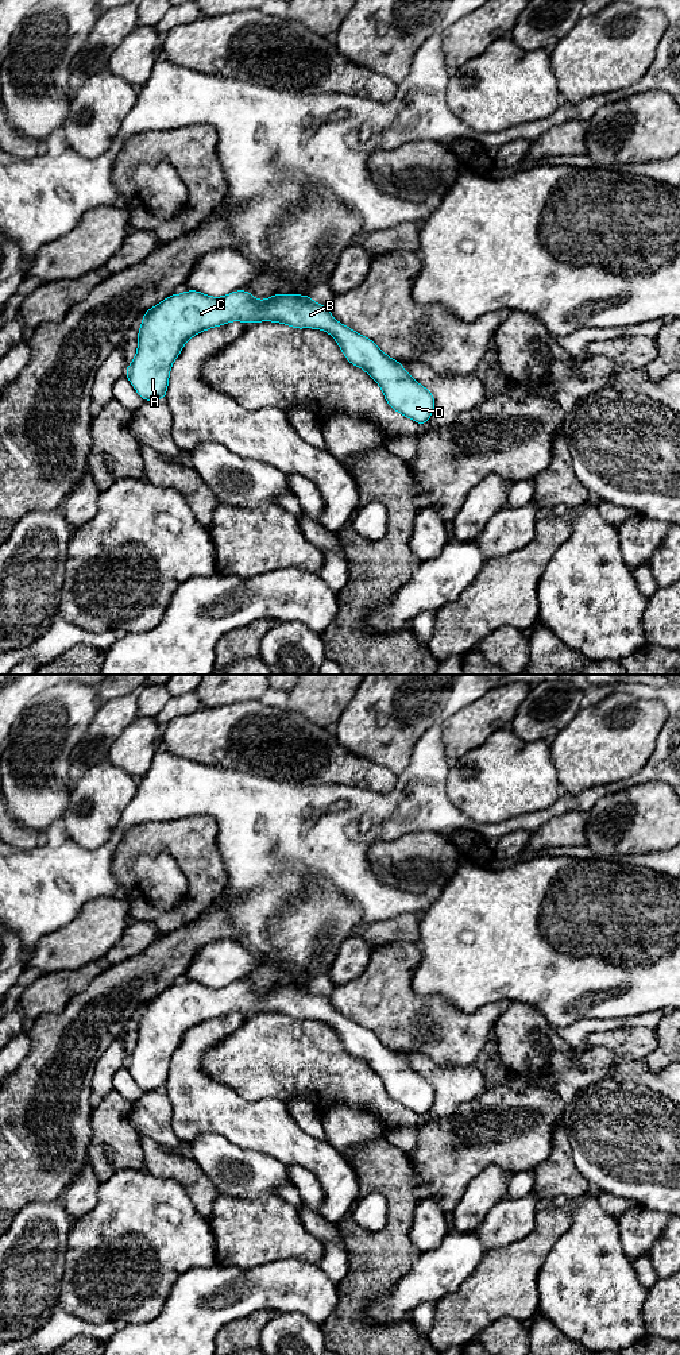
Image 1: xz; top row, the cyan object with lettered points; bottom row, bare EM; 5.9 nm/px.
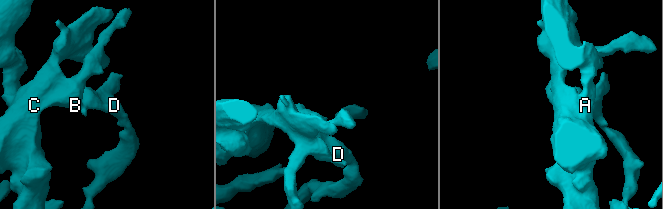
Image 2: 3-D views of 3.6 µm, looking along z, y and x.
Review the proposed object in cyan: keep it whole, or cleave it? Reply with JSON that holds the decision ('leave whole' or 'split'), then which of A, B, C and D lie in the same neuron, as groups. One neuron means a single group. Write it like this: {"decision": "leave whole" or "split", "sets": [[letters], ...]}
{"decision": "leave whole", "sets": [["A", "B", "C", "D"]]}

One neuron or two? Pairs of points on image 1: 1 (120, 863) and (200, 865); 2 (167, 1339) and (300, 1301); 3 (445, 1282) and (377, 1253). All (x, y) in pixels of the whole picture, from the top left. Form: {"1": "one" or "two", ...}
{"1": "one", "2": "one", "3": "two"}

